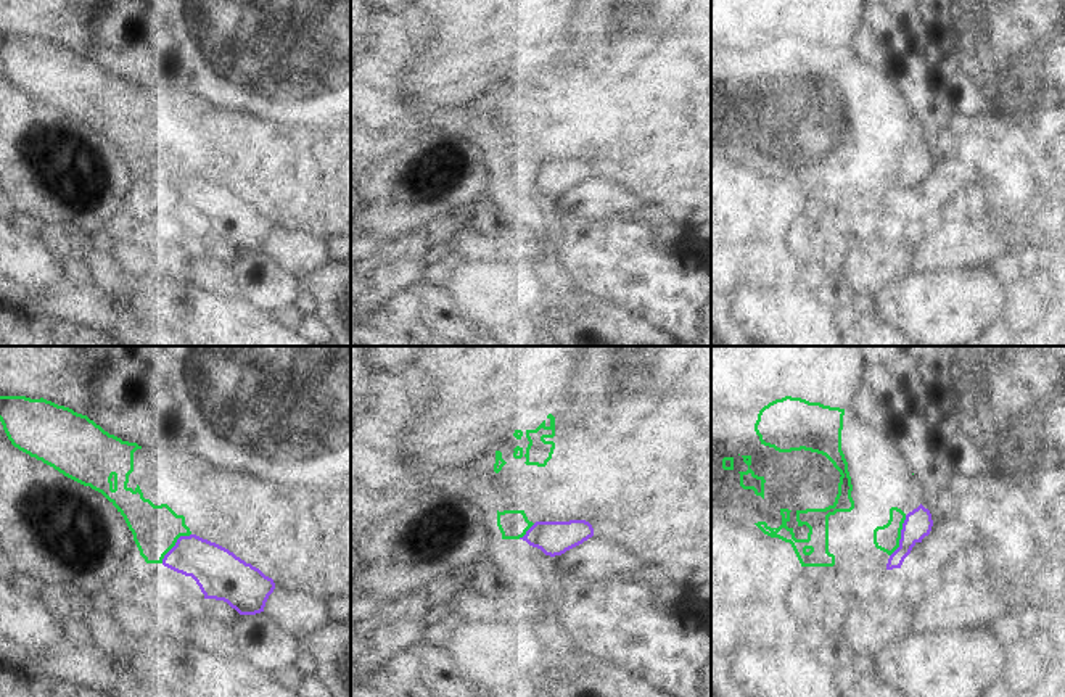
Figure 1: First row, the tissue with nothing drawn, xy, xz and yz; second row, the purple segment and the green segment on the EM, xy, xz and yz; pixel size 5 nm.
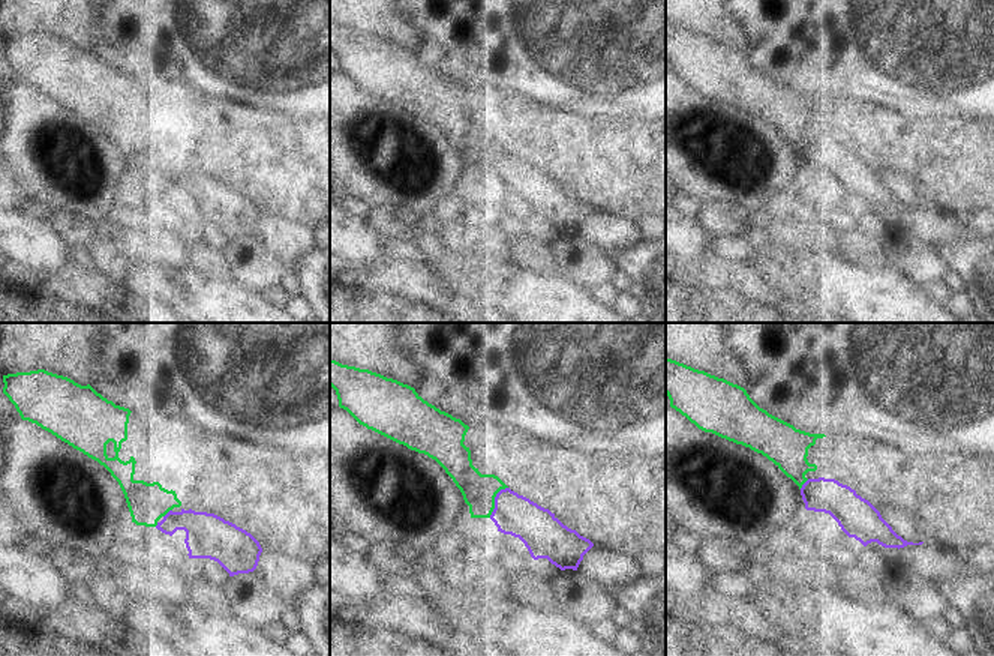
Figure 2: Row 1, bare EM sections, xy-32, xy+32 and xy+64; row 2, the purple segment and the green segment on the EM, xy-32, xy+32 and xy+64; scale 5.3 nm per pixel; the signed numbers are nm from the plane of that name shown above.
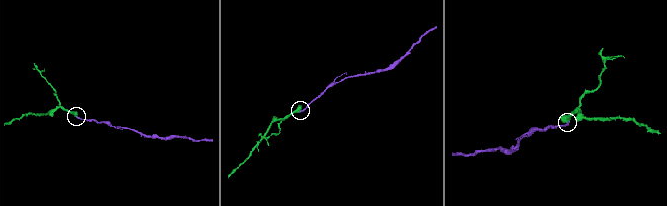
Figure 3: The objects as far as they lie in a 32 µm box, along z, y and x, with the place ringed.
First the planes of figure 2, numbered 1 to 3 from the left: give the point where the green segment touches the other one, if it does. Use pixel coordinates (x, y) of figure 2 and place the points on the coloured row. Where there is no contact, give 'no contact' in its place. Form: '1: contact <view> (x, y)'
1: contact xy-32 (167, 514)
2: contact xy+32 (495, 500)
3: contact xy+64 (804, 484)

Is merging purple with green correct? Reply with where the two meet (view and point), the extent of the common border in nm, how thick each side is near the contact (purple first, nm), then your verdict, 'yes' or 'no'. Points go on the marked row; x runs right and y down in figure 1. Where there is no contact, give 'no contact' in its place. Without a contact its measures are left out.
meets purple in yz at (901, 536); contact 220 nm long; 140 nm thick on the purple side, 130 nm on the other; no

